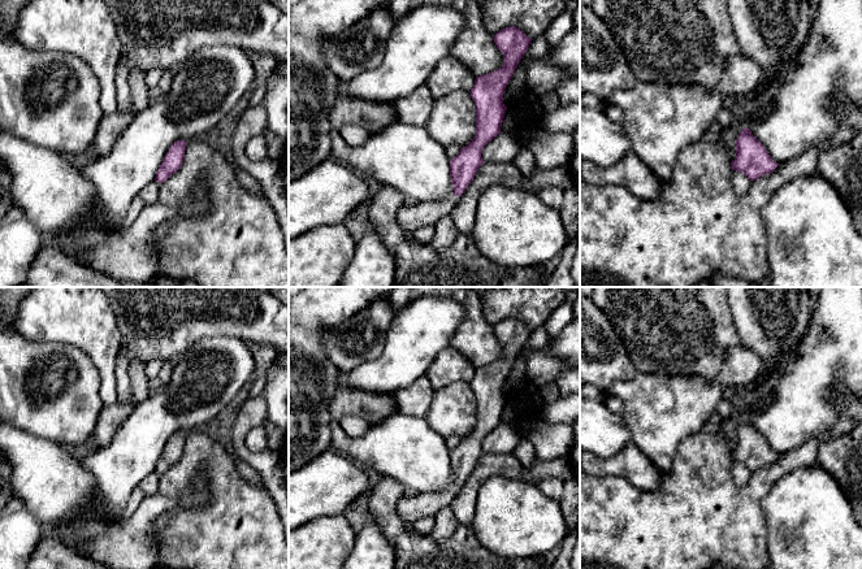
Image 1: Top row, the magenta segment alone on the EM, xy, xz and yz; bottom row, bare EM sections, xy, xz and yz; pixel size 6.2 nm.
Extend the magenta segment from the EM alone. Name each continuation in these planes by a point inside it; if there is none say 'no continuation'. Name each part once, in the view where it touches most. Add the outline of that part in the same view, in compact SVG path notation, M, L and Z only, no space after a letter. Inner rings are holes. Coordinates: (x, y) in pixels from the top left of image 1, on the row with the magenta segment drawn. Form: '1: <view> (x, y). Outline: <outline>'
1: xz (425, 213). Outline: M451 194L443 199L404 205L397 213L397 222L411 234L420 227L434 226L441 217L452 212L459 199L459 196Z

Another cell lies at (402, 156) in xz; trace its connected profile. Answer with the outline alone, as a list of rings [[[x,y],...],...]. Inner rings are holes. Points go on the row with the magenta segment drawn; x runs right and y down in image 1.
[[[395,122],[371,133],[364,144],[351,147],[335,129],[330,130],[333,153],[351,166],[367,173],[382,186],[395,188],[419,201],[443,199],[454,192],[450,177],[450,157],[445,147],[430,138],[425,127]]]

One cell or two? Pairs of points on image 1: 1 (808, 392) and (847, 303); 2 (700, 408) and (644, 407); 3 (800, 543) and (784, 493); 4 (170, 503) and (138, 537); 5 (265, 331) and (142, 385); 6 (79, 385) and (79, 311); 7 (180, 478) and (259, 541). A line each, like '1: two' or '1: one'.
1: one
2: one
3: one
4: one
5: two
6: two
7: one

